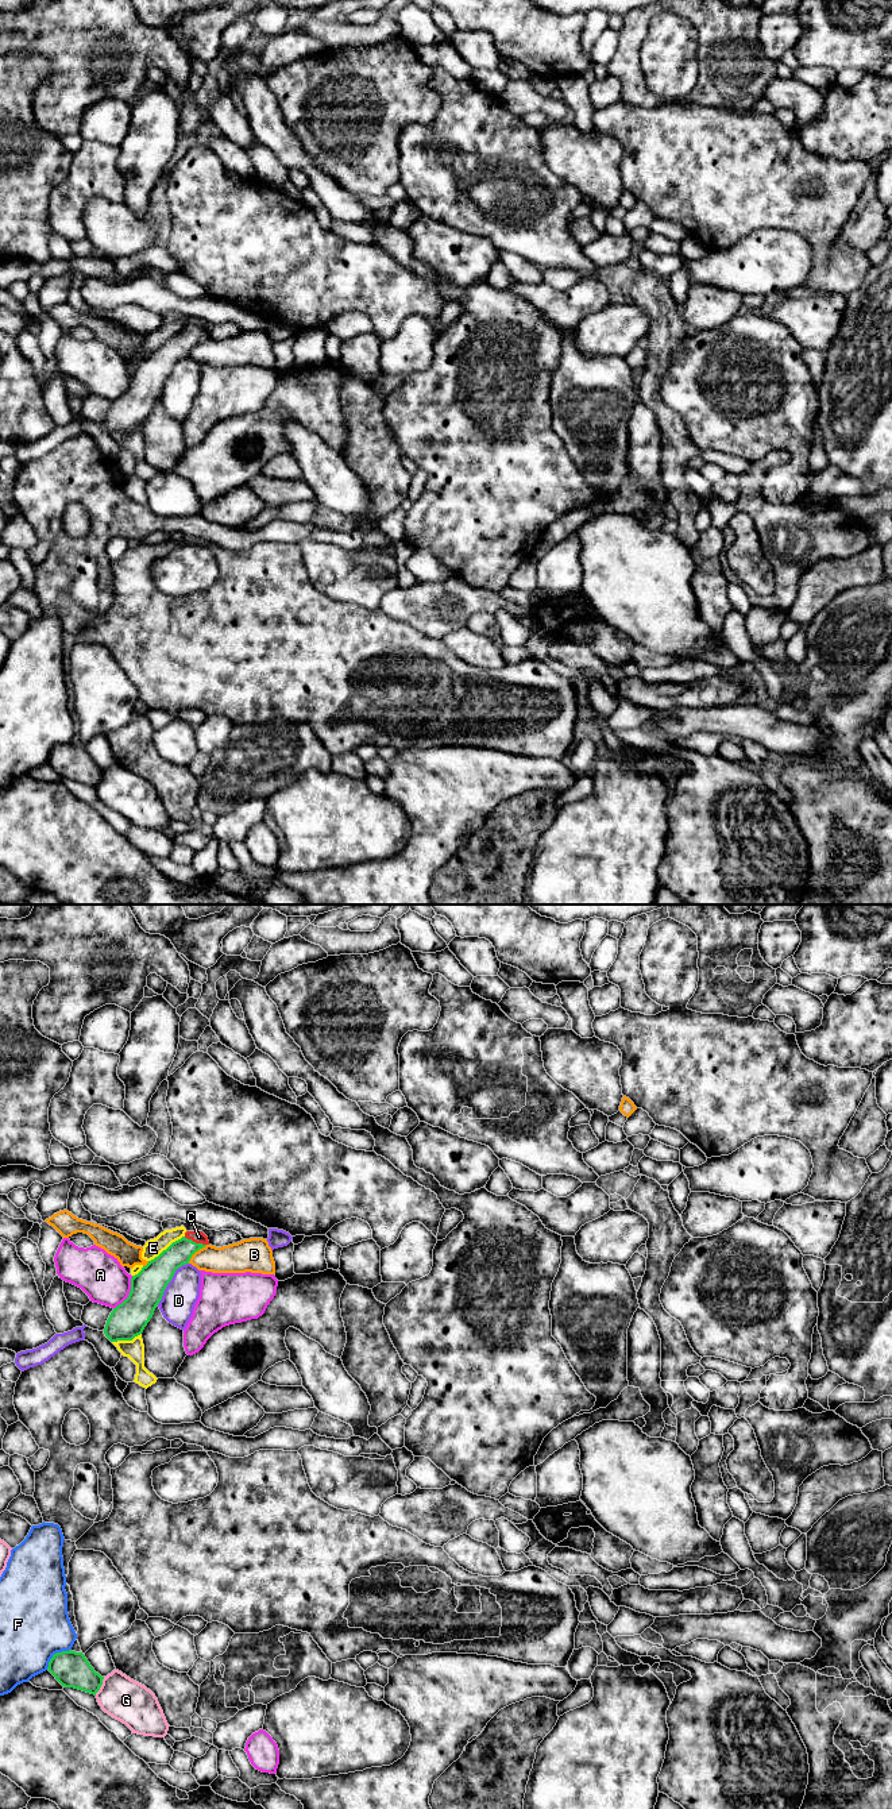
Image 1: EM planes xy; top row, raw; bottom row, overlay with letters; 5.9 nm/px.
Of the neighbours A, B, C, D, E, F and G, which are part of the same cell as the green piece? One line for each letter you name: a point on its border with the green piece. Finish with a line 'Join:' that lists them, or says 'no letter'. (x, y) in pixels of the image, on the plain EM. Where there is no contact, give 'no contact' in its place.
C: contact xy (194, 335)
Join: C

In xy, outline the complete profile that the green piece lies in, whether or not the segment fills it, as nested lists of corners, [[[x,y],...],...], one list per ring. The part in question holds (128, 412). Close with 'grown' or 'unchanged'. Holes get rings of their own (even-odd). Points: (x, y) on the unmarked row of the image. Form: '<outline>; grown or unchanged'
[[[186,324],[158,350],[132,369],[128,390],[111,405],[104,427],[111,435],[132,433],[140,428],[162,393],[175,363],[189,356],[192,348],[209,338],[202,324]]]; grown

